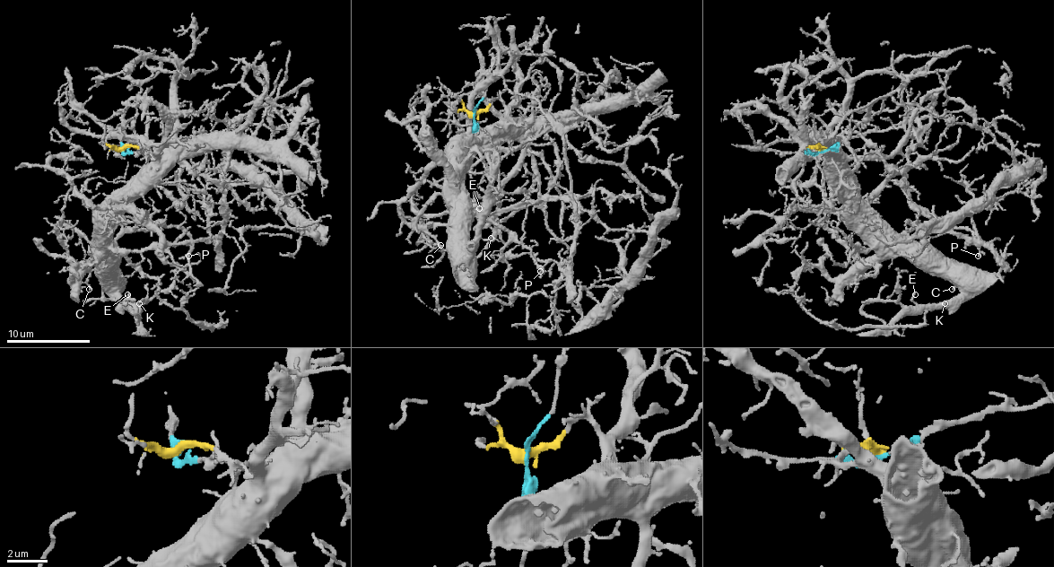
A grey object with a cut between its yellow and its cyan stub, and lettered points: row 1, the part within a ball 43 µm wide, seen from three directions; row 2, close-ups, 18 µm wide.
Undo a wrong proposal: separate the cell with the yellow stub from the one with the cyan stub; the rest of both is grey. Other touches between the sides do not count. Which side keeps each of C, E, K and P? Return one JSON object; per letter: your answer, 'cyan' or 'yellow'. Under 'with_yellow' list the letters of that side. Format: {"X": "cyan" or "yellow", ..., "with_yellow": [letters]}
{"C": "yellow", "E": "yellow", "K": "yellow", "P": "yellow", "with_yellow": ["C", "E", "K", "P"]}

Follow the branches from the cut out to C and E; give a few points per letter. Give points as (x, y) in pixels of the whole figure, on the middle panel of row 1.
C: (474, 115), (498, 98), (506, 110), (506, 117), (477, 146), (462, 179), (462, 229), (439, 250), (441, 246)
E: (474, 115), (498, 98), (506, 110), (506, 117), (477, 146), (462, 179), (468, 252), (481, 231), (479, 208)

